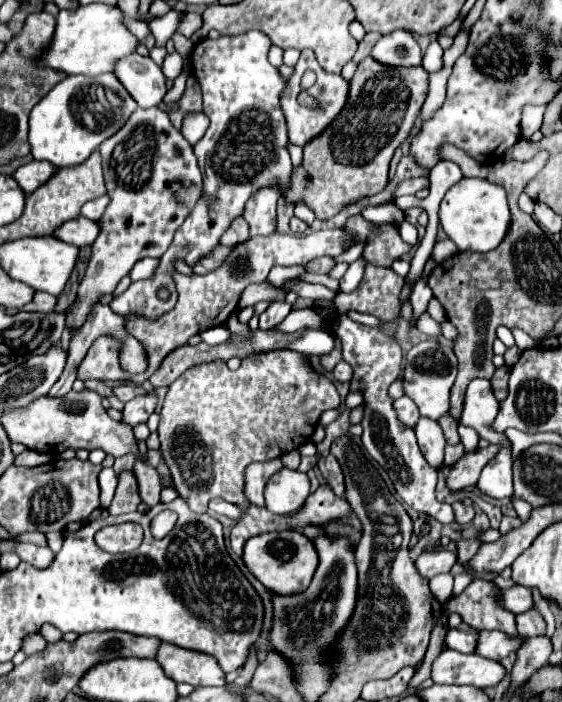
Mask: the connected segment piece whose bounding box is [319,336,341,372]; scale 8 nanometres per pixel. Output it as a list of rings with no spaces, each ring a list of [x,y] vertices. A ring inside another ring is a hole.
[[[335,336],[335,348],[333,348],[329,354],[319,356],[319,362],[321,362],[321,366],[323,366],[327,372],[331,372],[339,360],[341,360],[341,342],[339,342],[339,338]]]

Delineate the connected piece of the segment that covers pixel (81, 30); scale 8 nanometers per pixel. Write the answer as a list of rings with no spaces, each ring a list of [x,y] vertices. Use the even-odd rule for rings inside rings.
[[[89,4],[79,6],[77,10],[61,10],[51,42],[43,52],[35,56],[35,62],[43,68],[59,70],[65,74],[99,76],[111,72],[111,64],[115,64],[119,56],[135,52],[137,44],[137,38],[123,26],[121,18],[123,12],[117,6],[107,4]]]

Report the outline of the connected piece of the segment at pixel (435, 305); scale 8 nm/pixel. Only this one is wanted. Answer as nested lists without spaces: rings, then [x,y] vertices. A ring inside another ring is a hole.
[[[435,297],[430,300],[427,312],[438,323],[444,322],[447,318],[444,308]]]

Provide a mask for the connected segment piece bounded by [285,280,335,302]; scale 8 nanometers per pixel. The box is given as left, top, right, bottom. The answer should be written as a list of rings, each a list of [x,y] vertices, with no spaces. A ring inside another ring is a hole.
[[[289,280],[289,282],[285,282],[285,288],[287,288],[287,292],[297,292],[301,298],[309,298],[313,302],[319,298],[325,298],[325,300],[335,298],[335,292],[331,292],[329,288],[325,288],[321,284],[305,284],[305,282]]]

